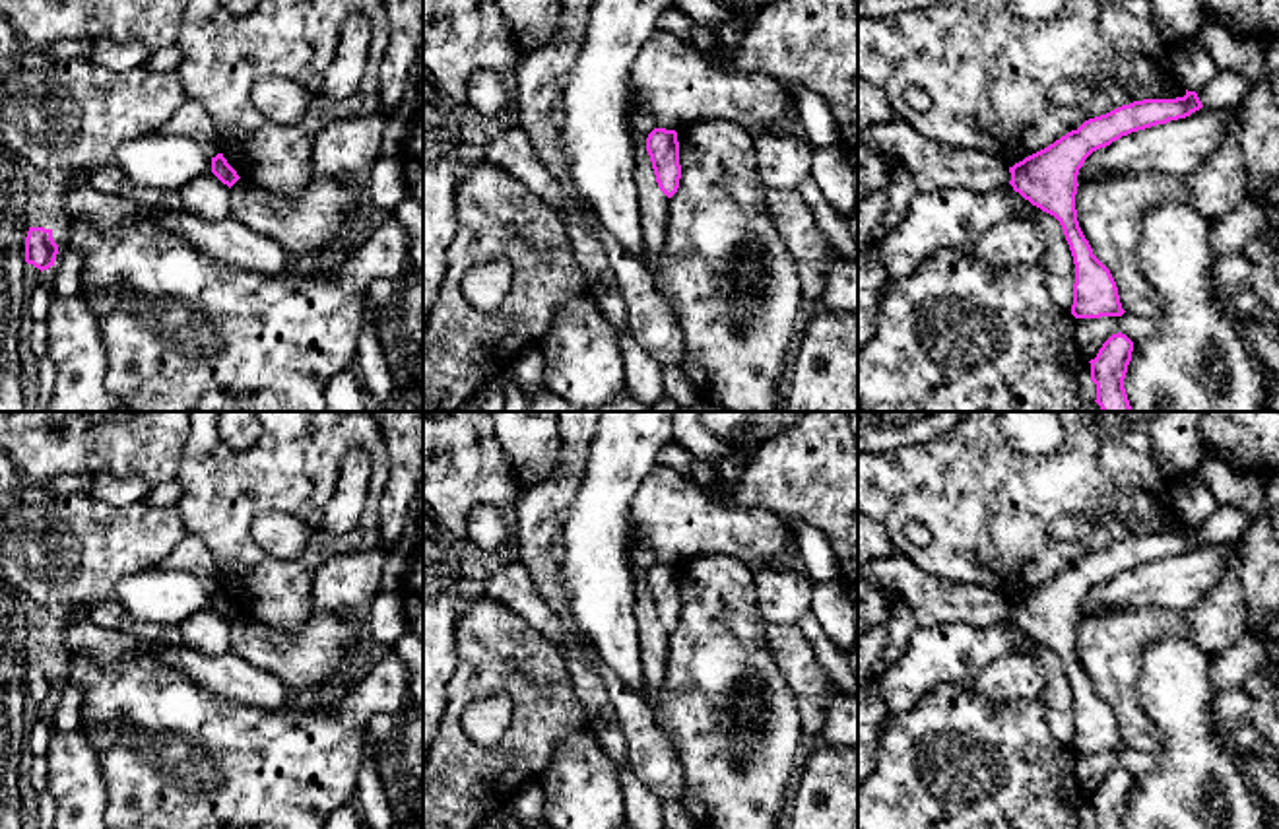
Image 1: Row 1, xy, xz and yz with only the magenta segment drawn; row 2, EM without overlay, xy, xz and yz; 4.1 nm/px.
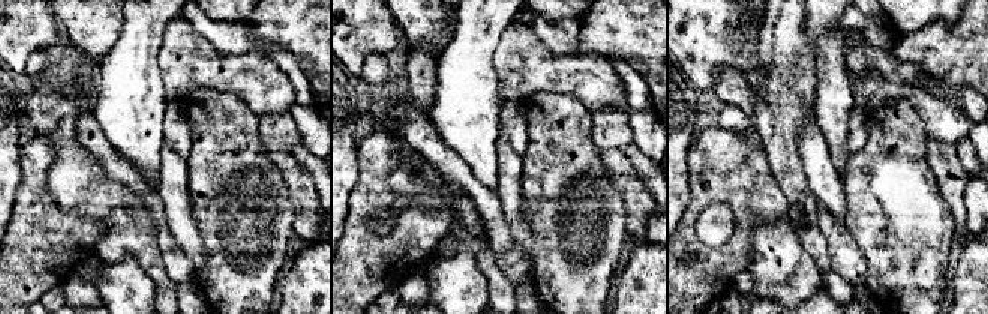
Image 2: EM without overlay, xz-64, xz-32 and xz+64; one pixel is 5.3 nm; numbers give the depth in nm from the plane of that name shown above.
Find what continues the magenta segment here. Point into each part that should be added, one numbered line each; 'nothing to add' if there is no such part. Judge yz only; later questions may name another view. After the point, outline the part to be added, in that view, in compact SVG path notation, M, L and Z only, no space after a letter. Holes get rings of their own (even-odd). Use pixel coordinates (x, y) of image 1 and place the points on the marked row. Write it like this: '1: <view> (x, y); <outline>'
nothing to add

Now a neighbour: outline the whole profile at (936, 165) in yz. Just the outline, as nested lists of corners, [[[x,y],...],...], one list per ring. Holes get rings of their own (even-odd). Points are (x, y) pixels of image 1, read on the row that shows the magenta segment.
[[[901,118],[862,130],[858,142],[875,151],[895,153],[914,177],[918,192],[965,188],[984,194],[1011,181],[1009,165],[1000,155],[943,144]]]

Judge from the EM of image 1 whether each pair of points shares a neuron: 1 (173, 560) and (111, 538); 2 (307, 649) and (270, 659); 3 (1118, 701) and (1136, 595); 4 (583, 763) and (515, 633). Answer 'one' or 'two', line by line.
1: two
2: one
3: two
4: two

